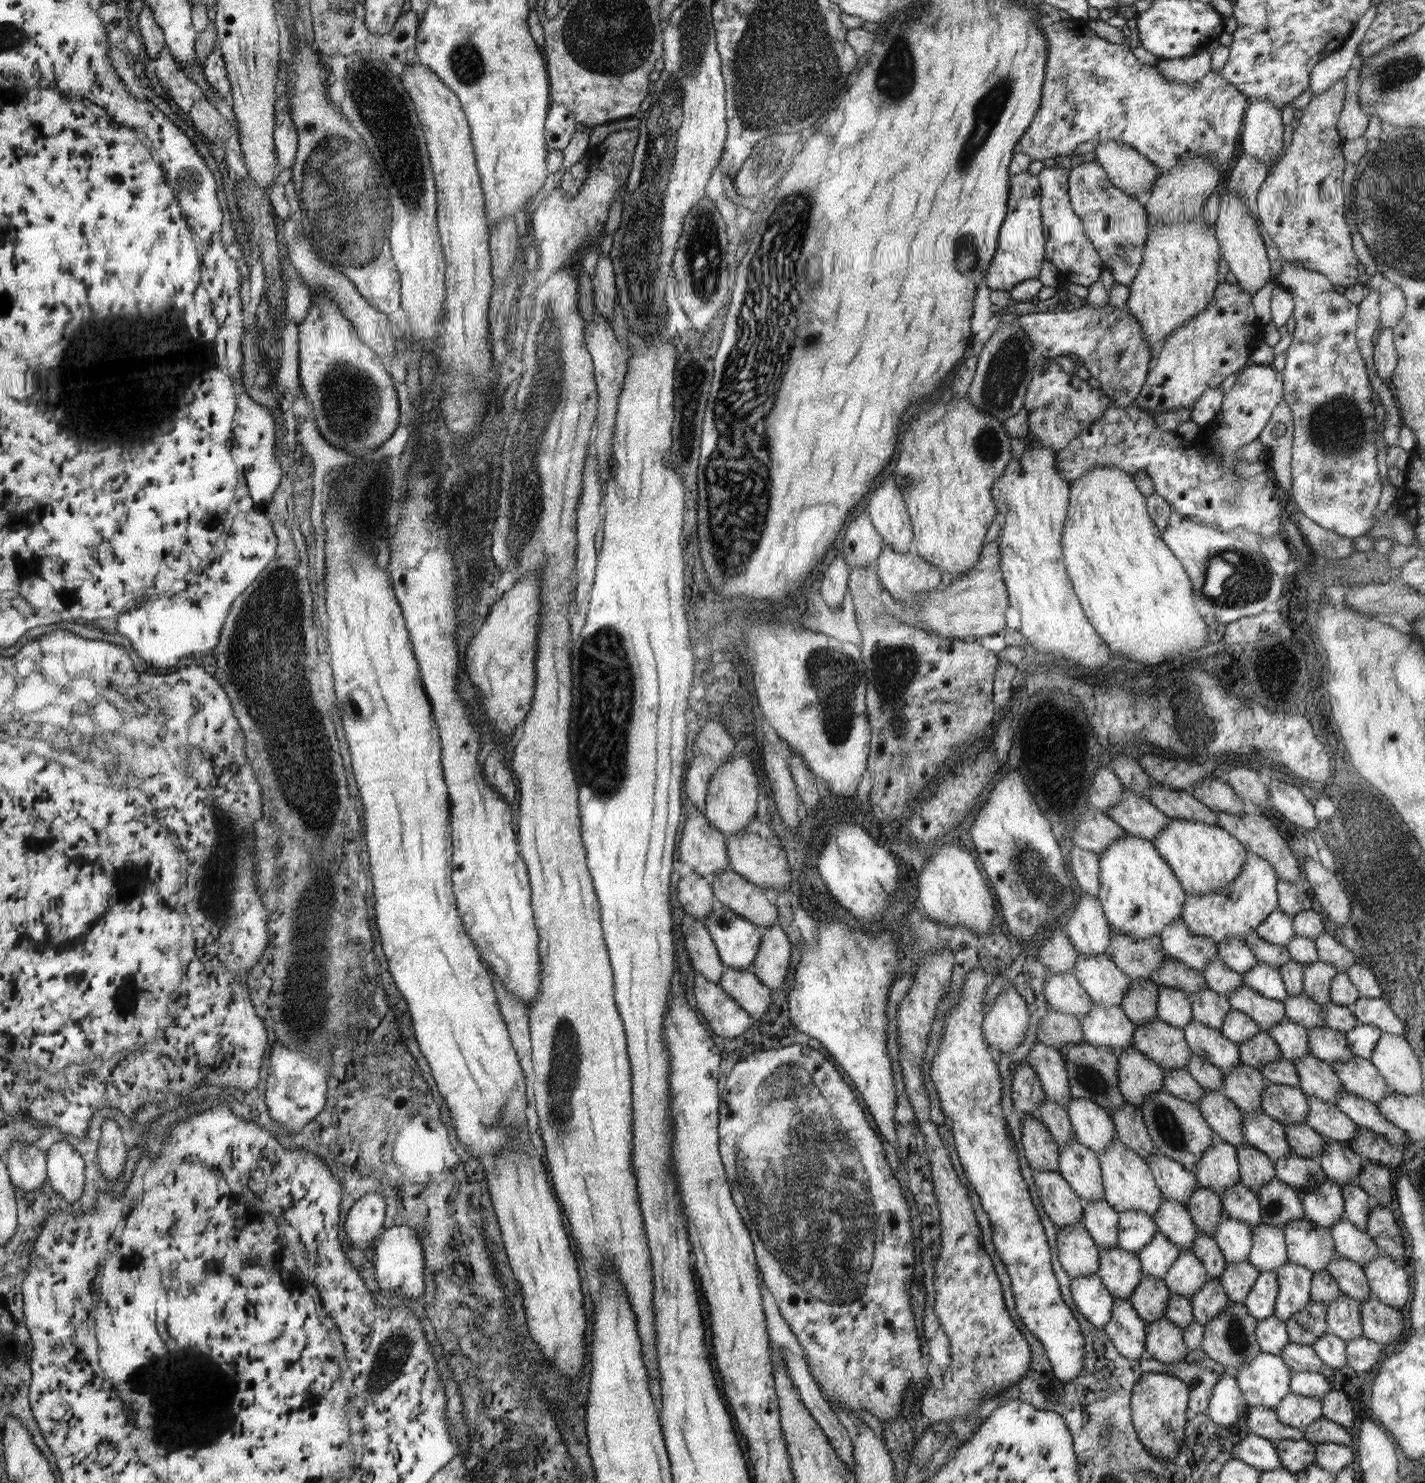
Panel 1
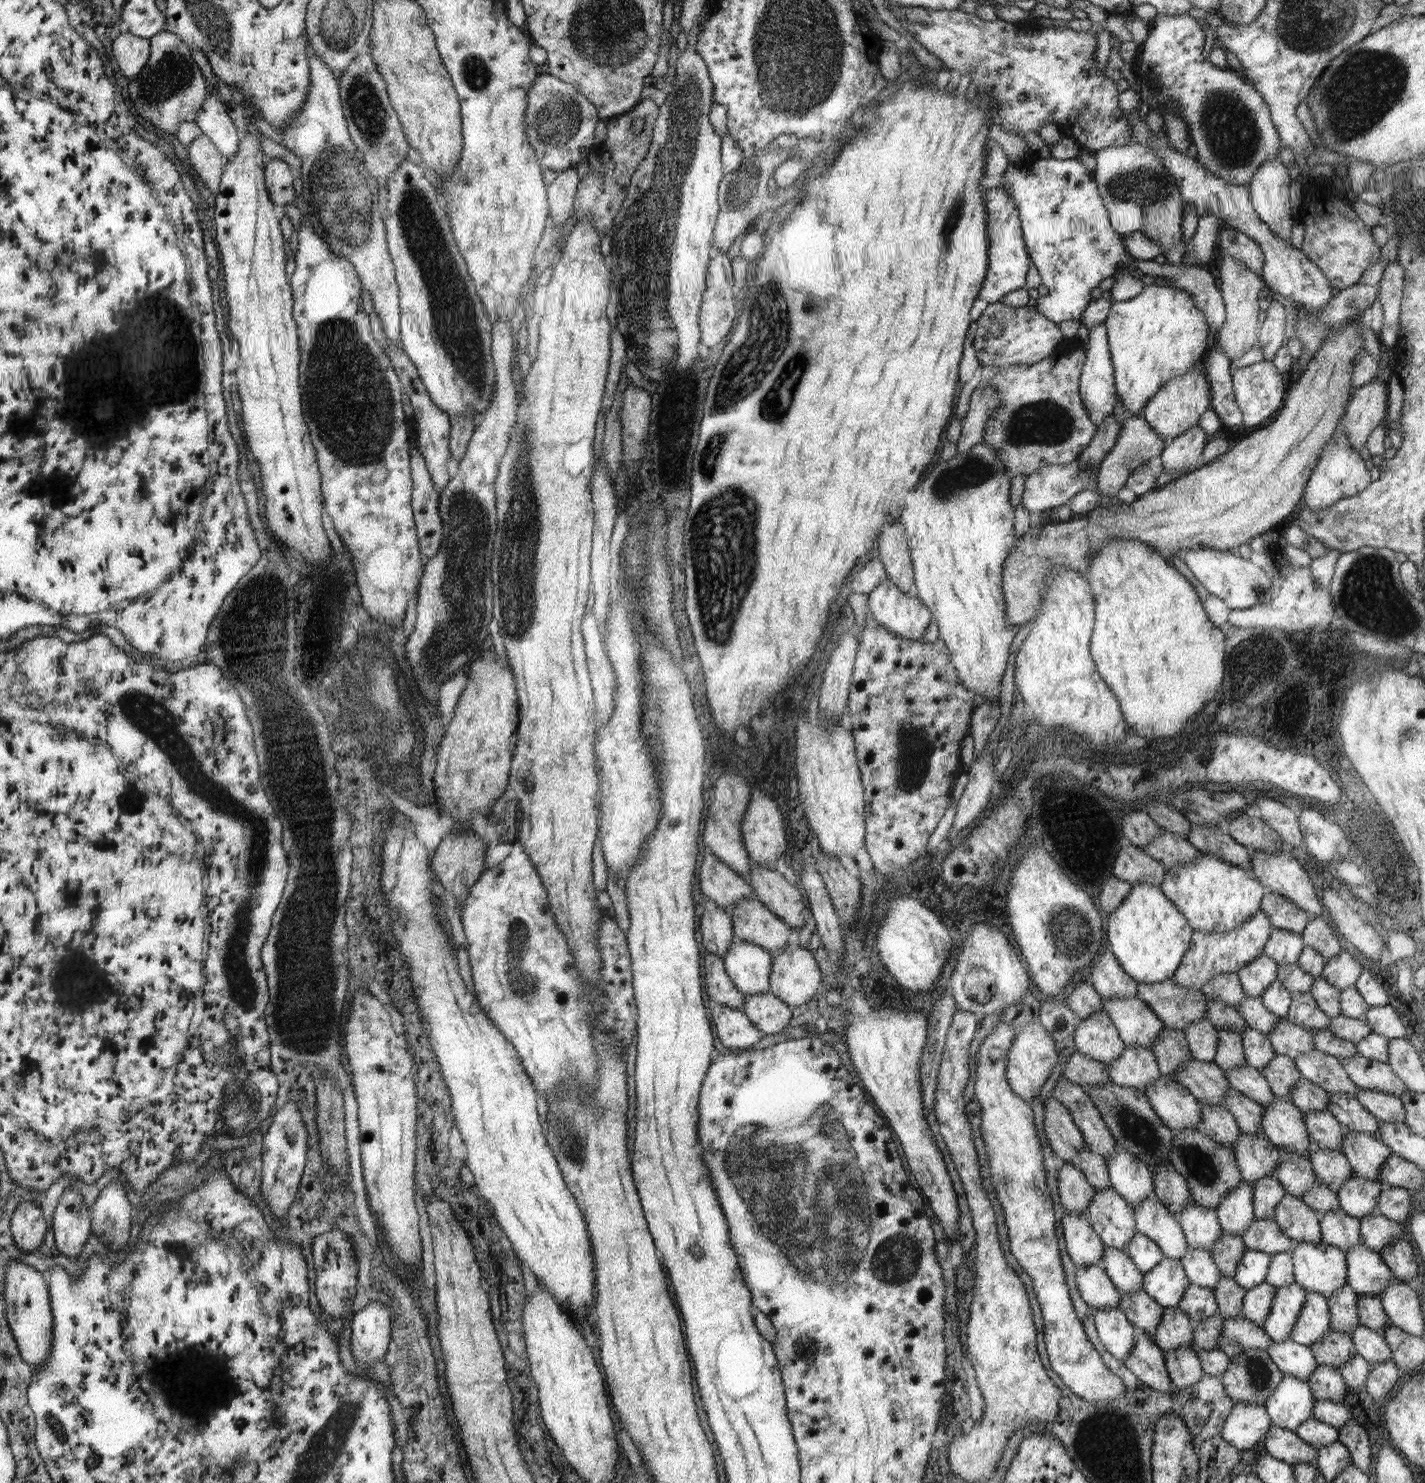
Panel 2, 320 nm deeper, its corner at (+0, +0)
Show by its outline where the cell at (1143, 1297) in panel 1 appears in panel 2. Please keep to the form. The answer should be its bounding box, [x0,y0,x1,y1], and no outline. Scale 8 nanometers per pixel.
[1153,1307,1197,1352]

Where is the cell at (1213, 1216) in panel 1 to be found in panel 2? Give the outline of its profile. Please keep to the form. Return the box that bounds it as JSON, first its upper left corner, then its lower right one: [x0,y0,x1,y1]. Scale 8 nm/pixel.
[1210,1232,1247,1276]

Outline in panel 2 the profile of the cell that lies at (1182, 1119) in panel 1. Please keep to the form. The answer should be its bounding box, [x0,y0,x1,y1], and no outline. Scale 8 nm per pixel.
[1169,1127,1243,1209]

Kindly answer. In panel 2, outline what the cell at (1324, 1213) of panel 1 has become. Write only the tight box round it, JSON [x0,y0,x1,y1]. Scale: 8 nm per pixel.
[1320,1209,1363,1252]

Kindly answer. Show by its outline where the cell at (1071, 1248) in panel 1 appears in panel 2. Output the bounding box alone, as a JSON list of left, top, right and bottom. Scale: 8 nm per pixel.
[1076,1262,1121,1309]

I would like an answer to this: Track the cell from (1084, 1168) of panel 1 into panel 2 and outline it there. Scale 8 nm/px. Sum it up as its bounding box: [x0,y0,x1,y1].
[1086,1188,1137,1248]

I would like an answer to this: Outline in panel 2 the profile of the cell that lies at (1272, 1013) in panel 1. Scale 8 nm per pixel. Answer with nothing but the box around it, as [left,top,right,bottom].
[1268,1017,1315,1061]

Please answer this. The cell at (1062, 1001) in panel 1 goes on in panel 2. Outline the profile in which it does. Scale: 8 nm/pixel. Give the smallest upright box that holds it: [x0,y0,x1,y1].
[1074,1010,1124,1064]

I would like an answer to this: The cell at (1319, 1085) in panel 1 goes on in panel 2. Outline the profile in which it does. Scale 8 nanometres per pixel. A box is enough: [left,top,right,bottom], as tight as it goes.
[1328,1094,1379,1139]

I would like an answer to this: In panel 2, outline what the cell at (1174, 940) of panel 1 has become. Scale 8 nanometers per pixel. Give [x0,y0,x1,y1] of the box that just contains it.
[1201,973,1245,1008]

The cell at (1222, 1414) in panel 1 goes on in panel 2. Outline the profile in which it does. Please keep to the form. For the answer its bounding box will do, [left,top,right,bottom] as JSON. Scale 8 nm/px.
[1219,1403,1271,1450]

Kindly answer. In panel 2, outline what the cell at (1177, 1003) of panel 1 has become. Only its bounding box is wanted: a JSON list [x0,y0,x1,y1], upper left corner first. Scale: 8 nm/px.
[1183,1017,1218,1062]

